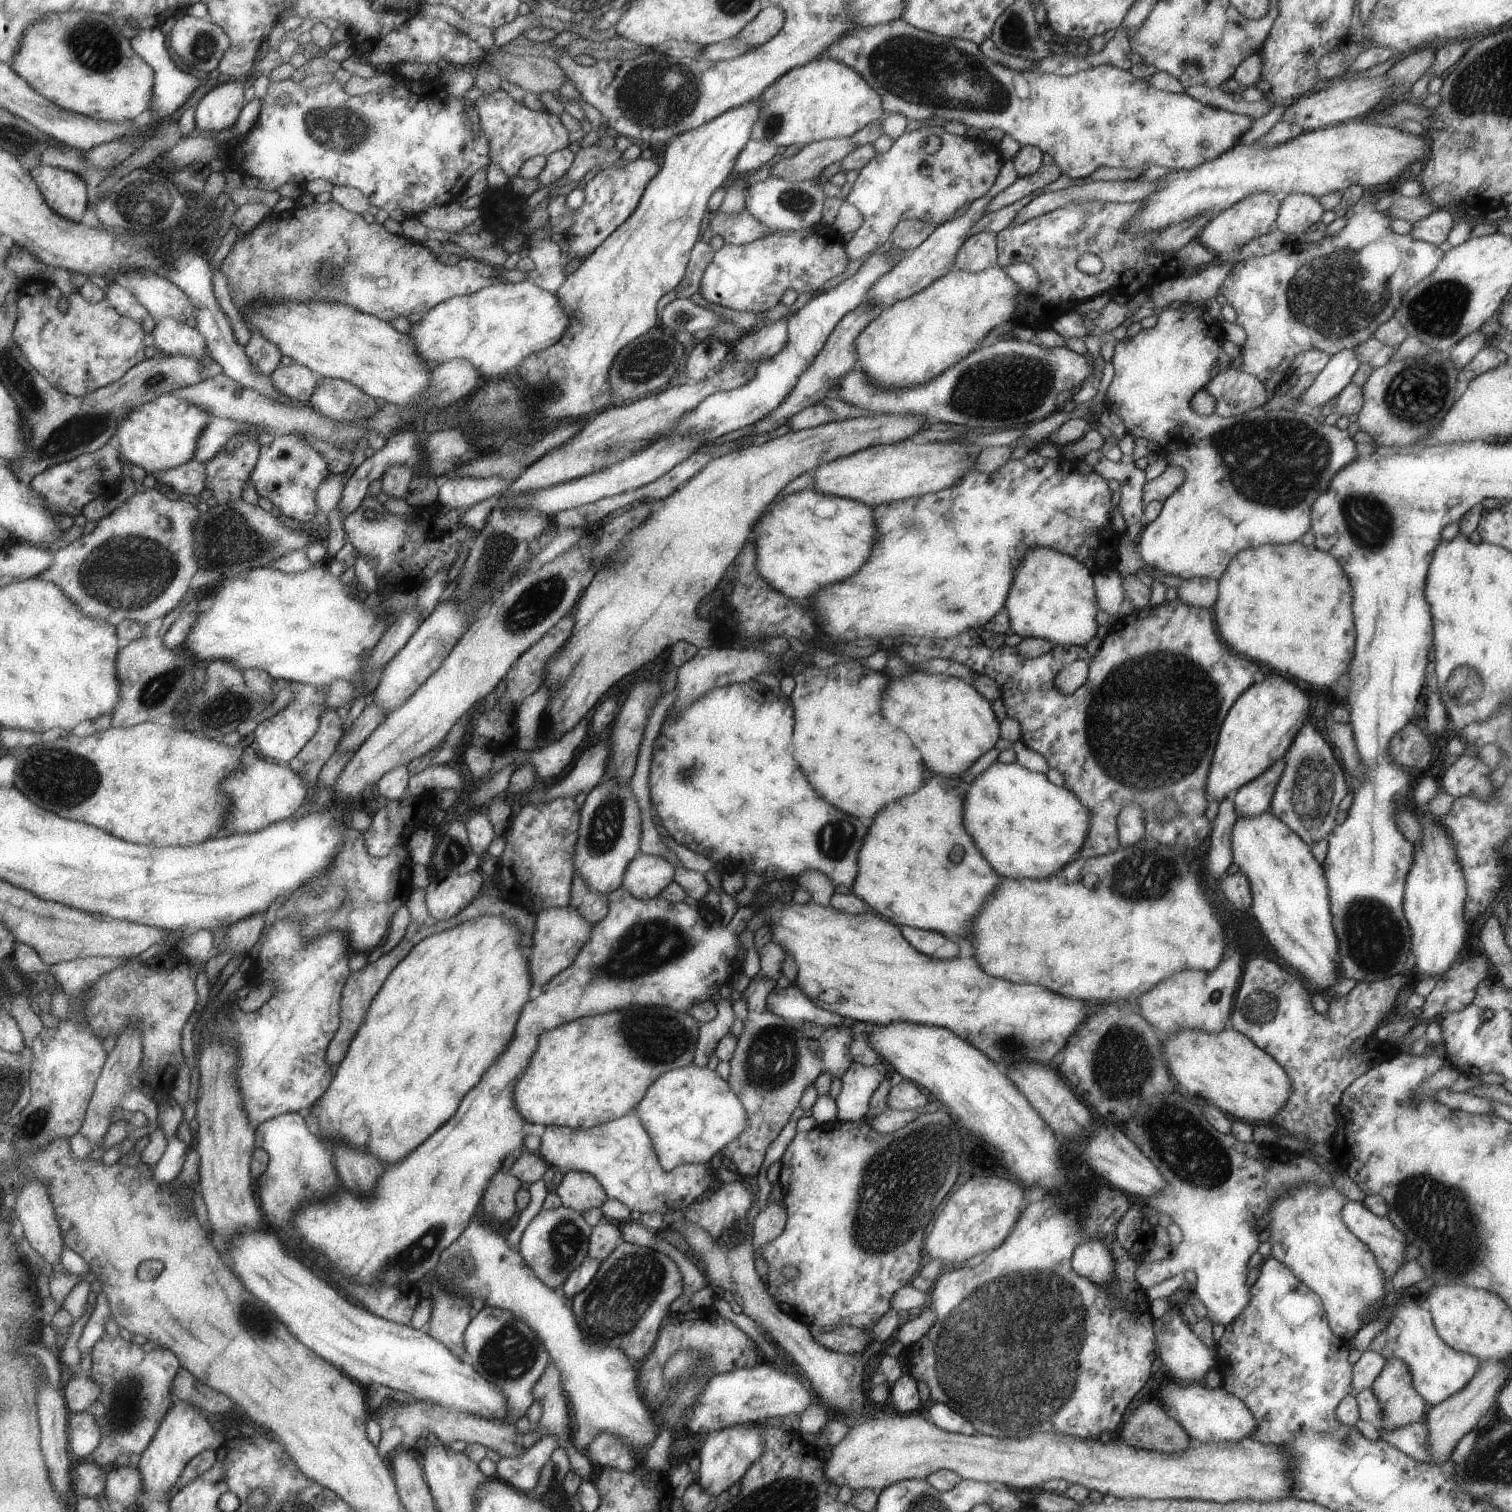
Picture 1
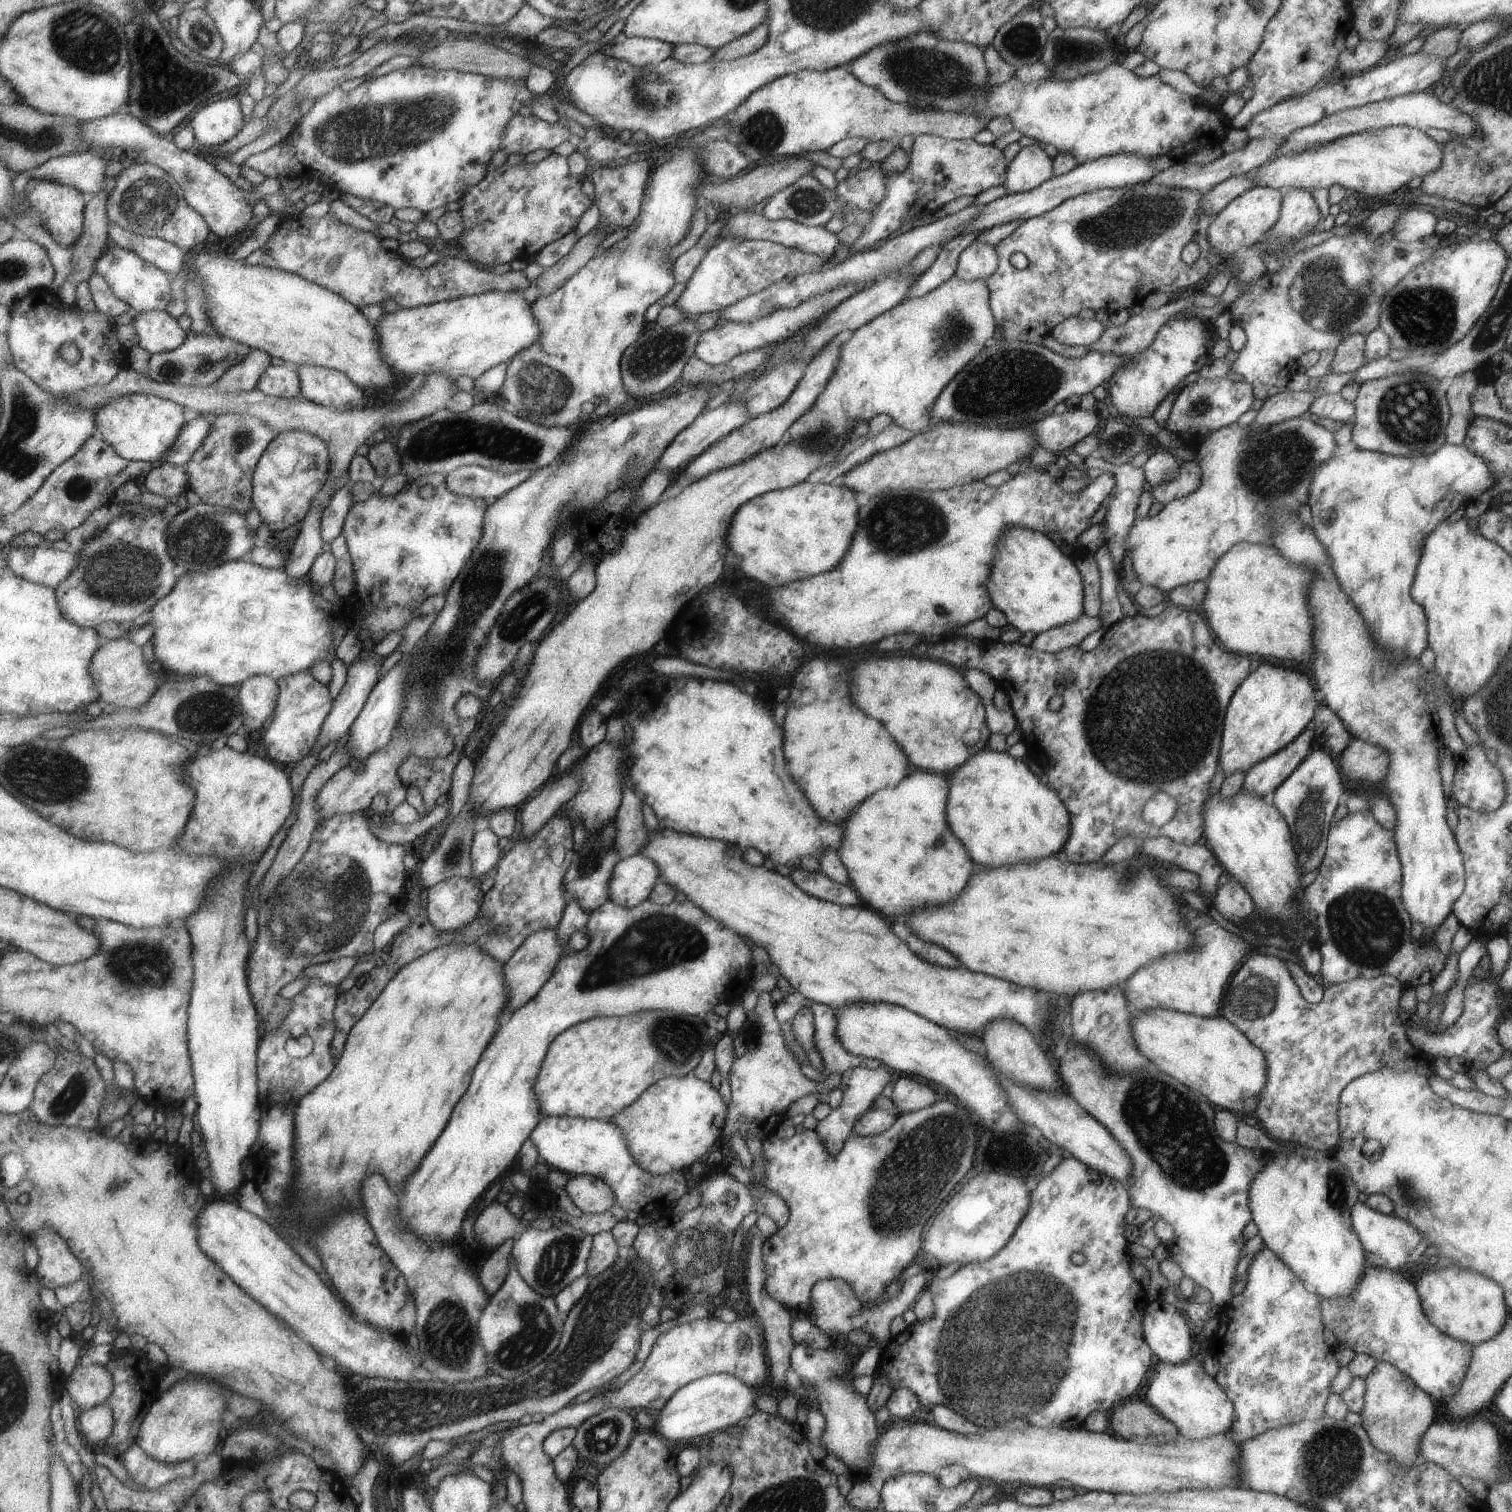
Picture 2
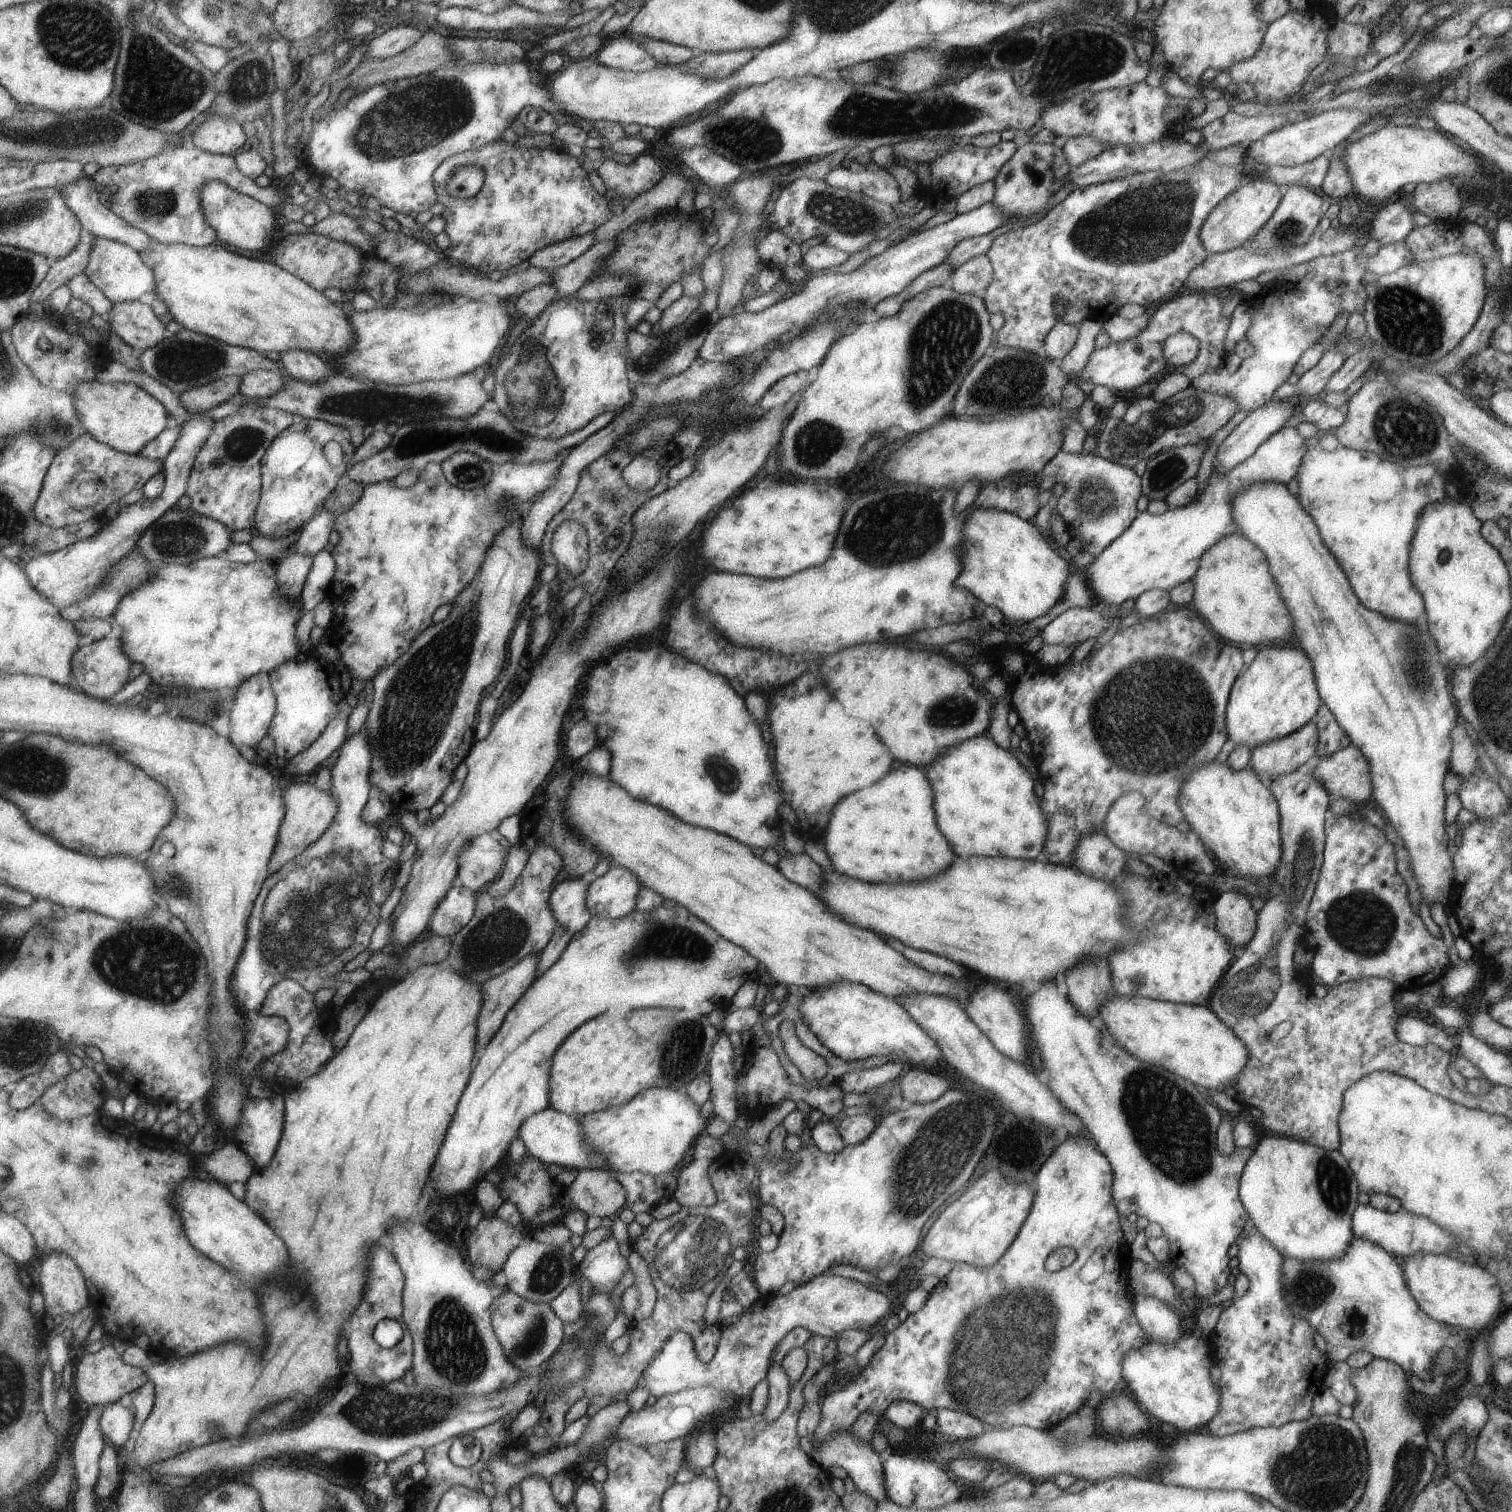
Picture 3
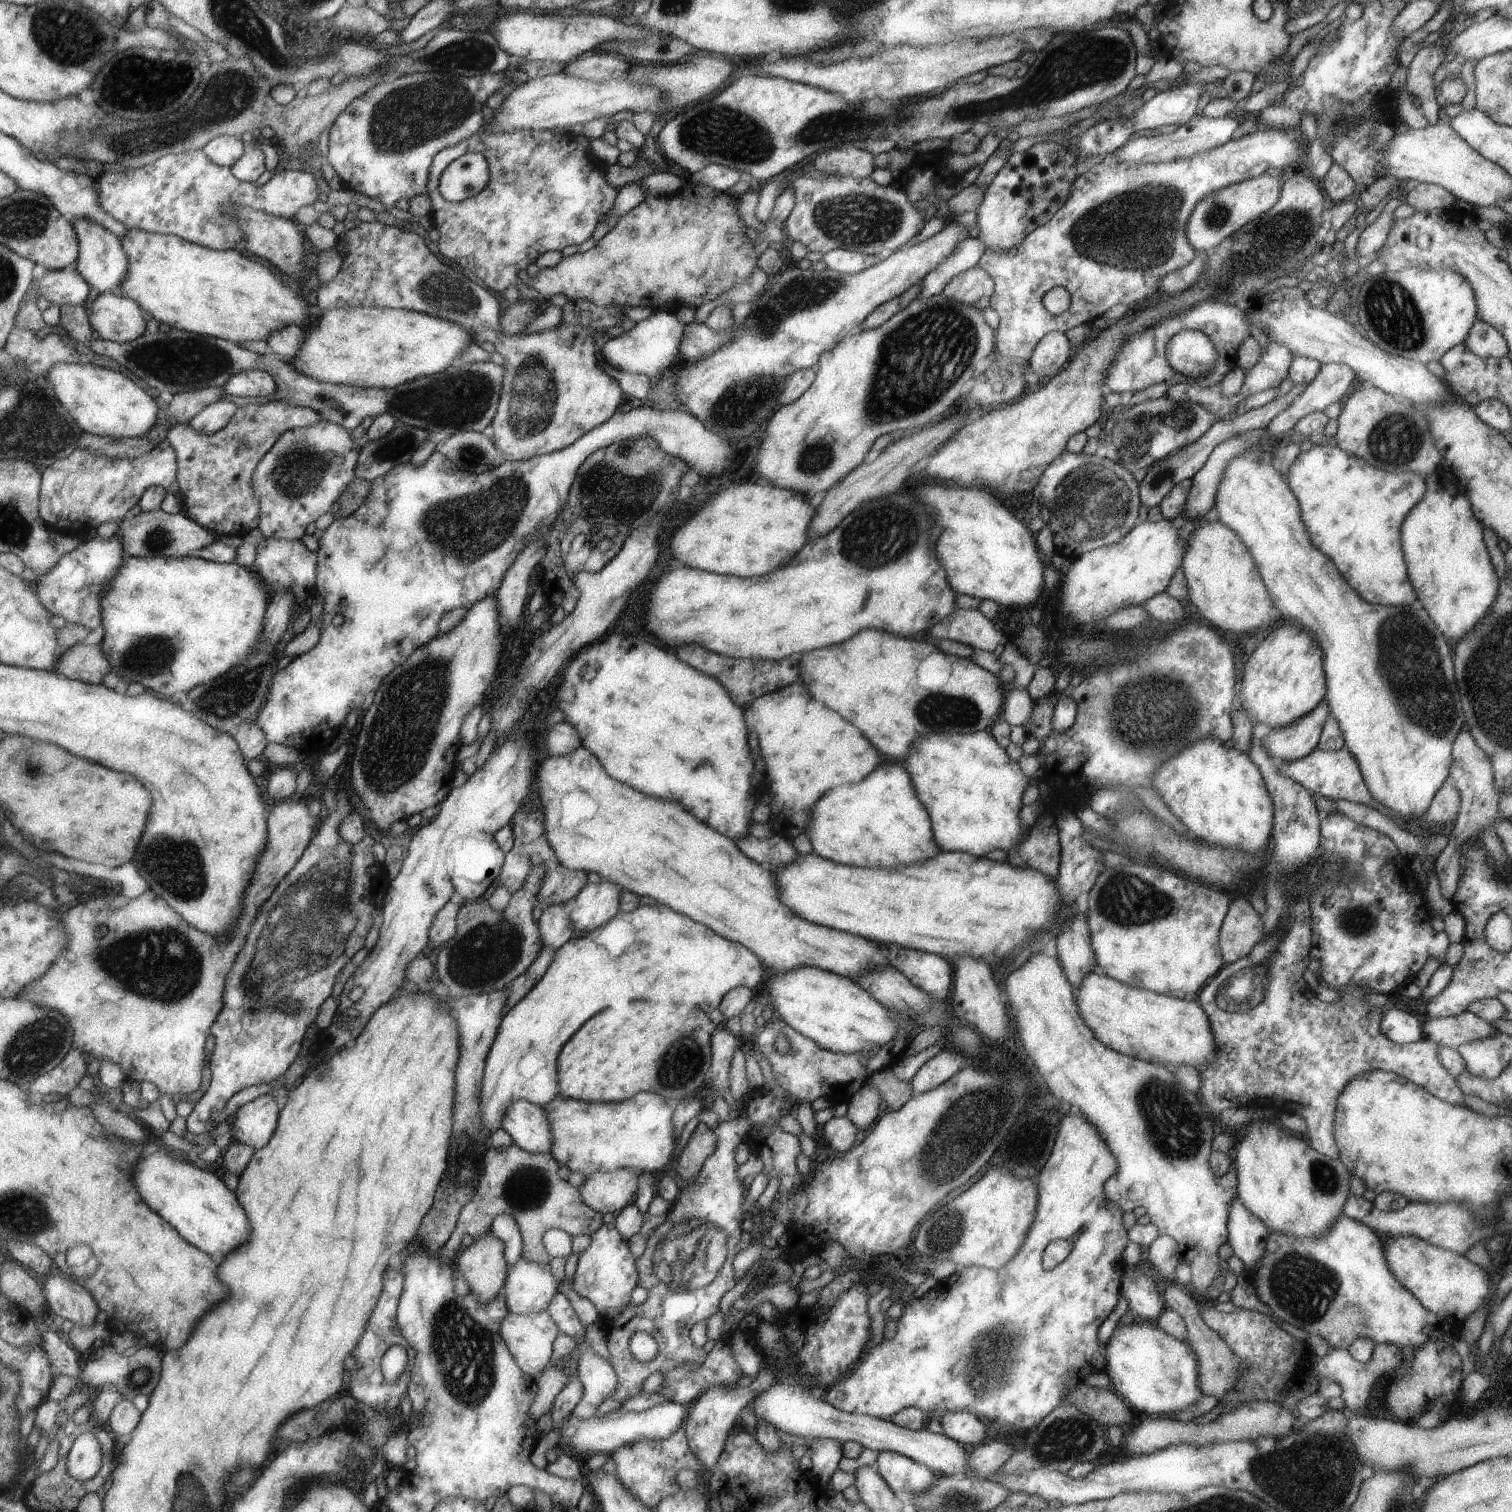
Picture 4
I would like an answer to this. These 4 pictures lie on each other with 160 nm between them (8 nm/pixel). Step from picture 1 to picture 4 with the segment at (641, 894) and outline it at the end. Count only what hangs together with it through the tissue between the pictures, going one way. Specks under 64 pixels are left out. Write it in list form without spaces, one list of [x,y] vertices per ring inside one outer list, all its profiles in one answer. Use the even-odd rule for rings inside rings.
[[[602,878],[597,884],[587,883],[564,904],[575,936],[585,936],[619,912],[620,890],[618,885]]]

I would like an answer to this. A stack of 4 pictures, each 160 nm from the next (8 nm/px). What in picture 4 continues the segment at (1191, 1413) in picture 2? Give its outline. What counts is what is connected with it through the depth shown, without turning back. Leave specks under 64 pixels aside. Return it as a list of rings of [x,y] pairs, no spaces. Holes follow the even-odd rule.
[[[1137,1317],[1128,1323],[1119,1323],[1118,1321],[1106,1342],[1105,1358],[1103,1372],[1108,1376],[1109,1387],[1125,1402],[1129,1402],[1133,1410],[1141,1412],[1143,1416],[1173,1417],[1174,1412],[1183,1410],[1203,1395],[1198,1387],[1198,1364],[1193,1350],[1187,1347],[1184,1342],[1163,1332],[1154,1322]]]

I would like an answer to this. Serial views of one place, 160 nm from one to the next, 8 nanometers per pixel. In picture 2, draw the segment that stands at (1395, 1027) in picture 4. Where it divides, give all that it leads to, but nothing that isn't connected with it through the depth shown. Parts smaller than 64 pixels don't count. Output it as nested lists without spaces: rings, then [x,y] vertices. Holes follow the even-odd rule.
[[[1471,980],[1464,988],[1463,1010],[1453,1024],[1447,1026],[1442,1032],[1430,1034],[1421,1028],[1416,1030],[1407,1027],[1404,1029],[1406,1039],[1416,1049],[1431,1056],[1433,1060],[1446,1060],[1450,1056],[1457,1056],[1457,1058],[1463,1058],[1465,1068],[1469,1066],[1473,1069],[1485,1069],[1488,1071],[1488,1067],[1492,1066],[1493,1062],[1507,1055],[1496,1035],[1496,1028],[1499,1022],[1504,1020],[1501,1016],[1503,1000],[1499,1000],[1495,996],[1497,990],[1498,988],[1493,981]]]

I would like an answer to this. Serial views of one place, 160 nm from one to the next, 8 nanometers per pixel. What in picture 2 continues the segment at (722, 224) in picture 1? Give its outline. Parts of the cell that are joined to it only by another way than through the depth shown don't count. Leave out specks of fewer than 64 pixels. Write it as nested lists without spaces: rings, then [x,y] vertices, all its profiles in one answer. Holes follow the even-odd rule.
[[[761,210],[751,212],[739,211],[735,216],[729,217],[726,224],[731,238],[739,237],[741,240],[755,239],[766,240],[782,244],[786,247],[793,247],[806,253],[817,255],[823,259],[830,259],[834,256],[839,241],[836,234],[828,232],[824,226],[806,227],[801,223],[789,219],[770,219],[761,214]]]

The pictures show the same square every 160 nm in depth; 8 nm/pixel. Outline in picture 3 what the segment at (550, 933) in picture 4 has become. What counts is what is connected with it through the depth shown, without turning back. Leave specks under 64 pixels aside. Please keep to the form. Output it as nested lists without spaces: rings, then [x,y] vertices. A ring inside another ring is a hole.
[[[563,880],[553,888],[548,898],[556,926],[565,927],[570,935],[579,932],[591,916],[585,906],[587,885],[582,880]]]

